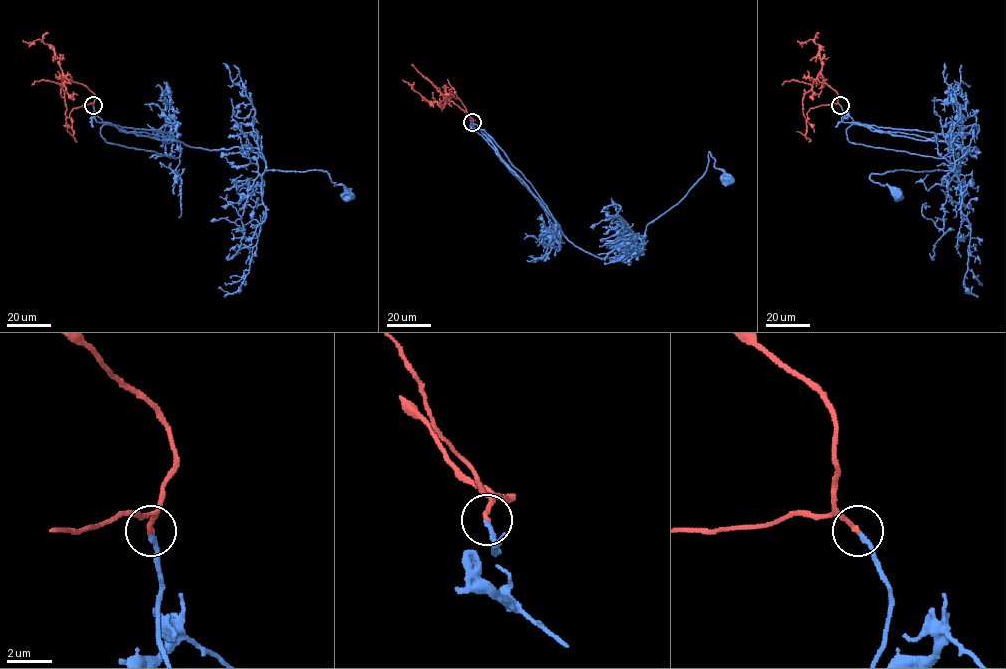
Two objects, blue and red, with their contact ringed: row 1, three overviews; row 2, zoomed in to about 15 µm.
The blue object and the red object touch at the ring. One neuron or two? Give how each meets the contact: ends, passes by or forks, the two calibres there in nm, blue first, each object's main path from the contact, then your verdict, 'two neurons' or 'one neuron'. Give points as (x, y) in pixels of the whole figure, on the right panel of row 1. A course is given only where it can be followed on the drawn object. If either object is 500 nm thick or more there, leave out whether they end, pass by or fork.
blue ends; red ends; calibres 190 and 240 nm; course blue (840, 105), (842, 122), (975, 147), (951, 170), (871, 174), (871, 180), (897, 195); course red (840, 105), (837, 92), (816, 78), (822, 67), (821, 47), (812, 40), (797, 42); one neuron

